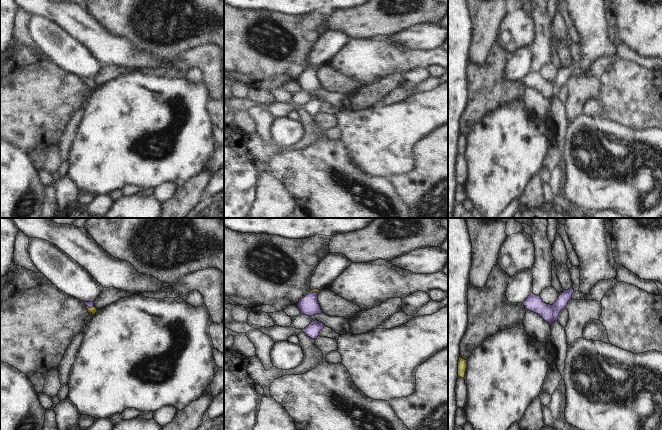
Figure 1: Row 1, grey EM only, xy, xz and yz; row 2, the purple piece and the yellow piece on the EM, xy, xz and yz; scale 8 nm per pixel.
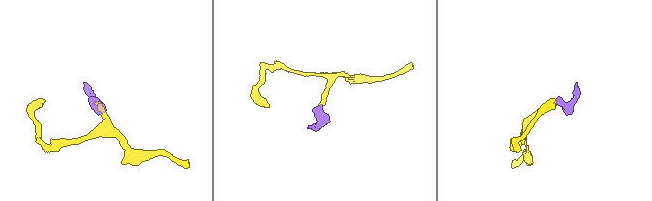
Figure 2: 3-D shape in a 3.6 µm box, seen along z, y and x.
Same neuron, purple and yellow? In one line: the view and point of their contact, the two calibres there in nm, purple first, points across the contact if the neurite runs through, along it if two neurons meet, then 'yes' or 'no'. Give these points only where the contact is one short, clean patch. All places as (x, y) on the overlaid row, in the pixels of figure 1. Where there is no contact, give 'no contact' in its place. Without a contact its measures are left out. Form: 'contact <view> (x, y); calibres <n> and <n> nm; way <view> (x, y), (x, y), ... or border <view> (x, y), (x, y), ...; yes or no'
contact xy (90, 307); calibres 50 and 60 nm; way xy (90, 304), (90, 307), (93, 310); yes

